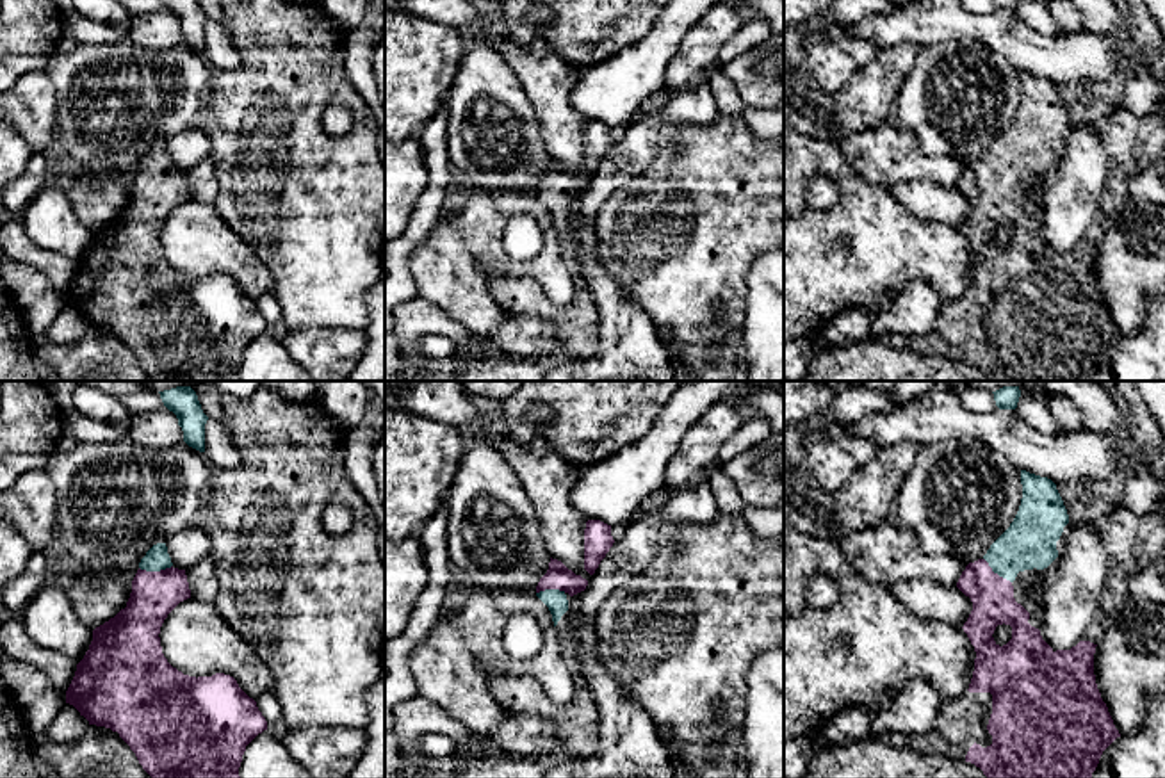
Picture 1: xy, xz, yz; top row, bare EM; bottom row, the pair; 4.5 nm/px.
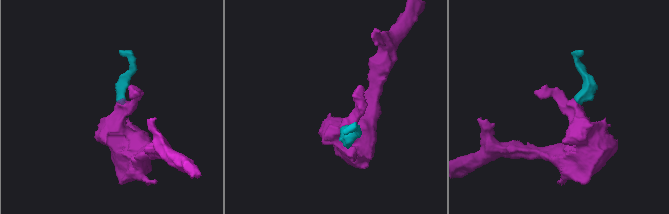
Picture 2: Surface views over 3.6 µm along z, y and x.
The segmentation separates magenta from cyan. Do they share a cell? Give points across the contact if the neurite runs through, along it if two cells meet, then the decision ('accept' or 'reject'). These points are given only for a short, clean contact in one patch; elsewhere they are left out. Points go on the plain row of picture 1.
runs through xy (154, 196), (155, 173), (157, 159); accept

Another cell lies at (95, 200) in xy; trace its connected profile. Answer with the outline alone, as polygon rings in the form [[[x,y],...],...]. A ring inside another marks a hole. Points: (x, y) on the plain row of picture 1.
[[[80,176],[69,201],[75,217],[94,231],[119,214],[130,194],[132,183],[118,176]]]

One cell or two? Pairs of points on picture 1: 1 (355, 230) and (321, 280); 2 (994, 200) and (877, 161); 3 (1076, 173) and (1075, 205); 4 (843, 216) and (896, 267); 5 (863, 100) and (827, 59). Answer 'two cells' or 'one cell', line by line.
1: one cell
2: two cells
3: one cell
4: one cell
5: two cells

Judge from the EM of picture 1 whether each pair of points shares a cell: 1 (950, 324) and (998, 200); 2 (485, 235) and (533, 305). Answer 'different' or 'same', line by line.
1: same
2: different

